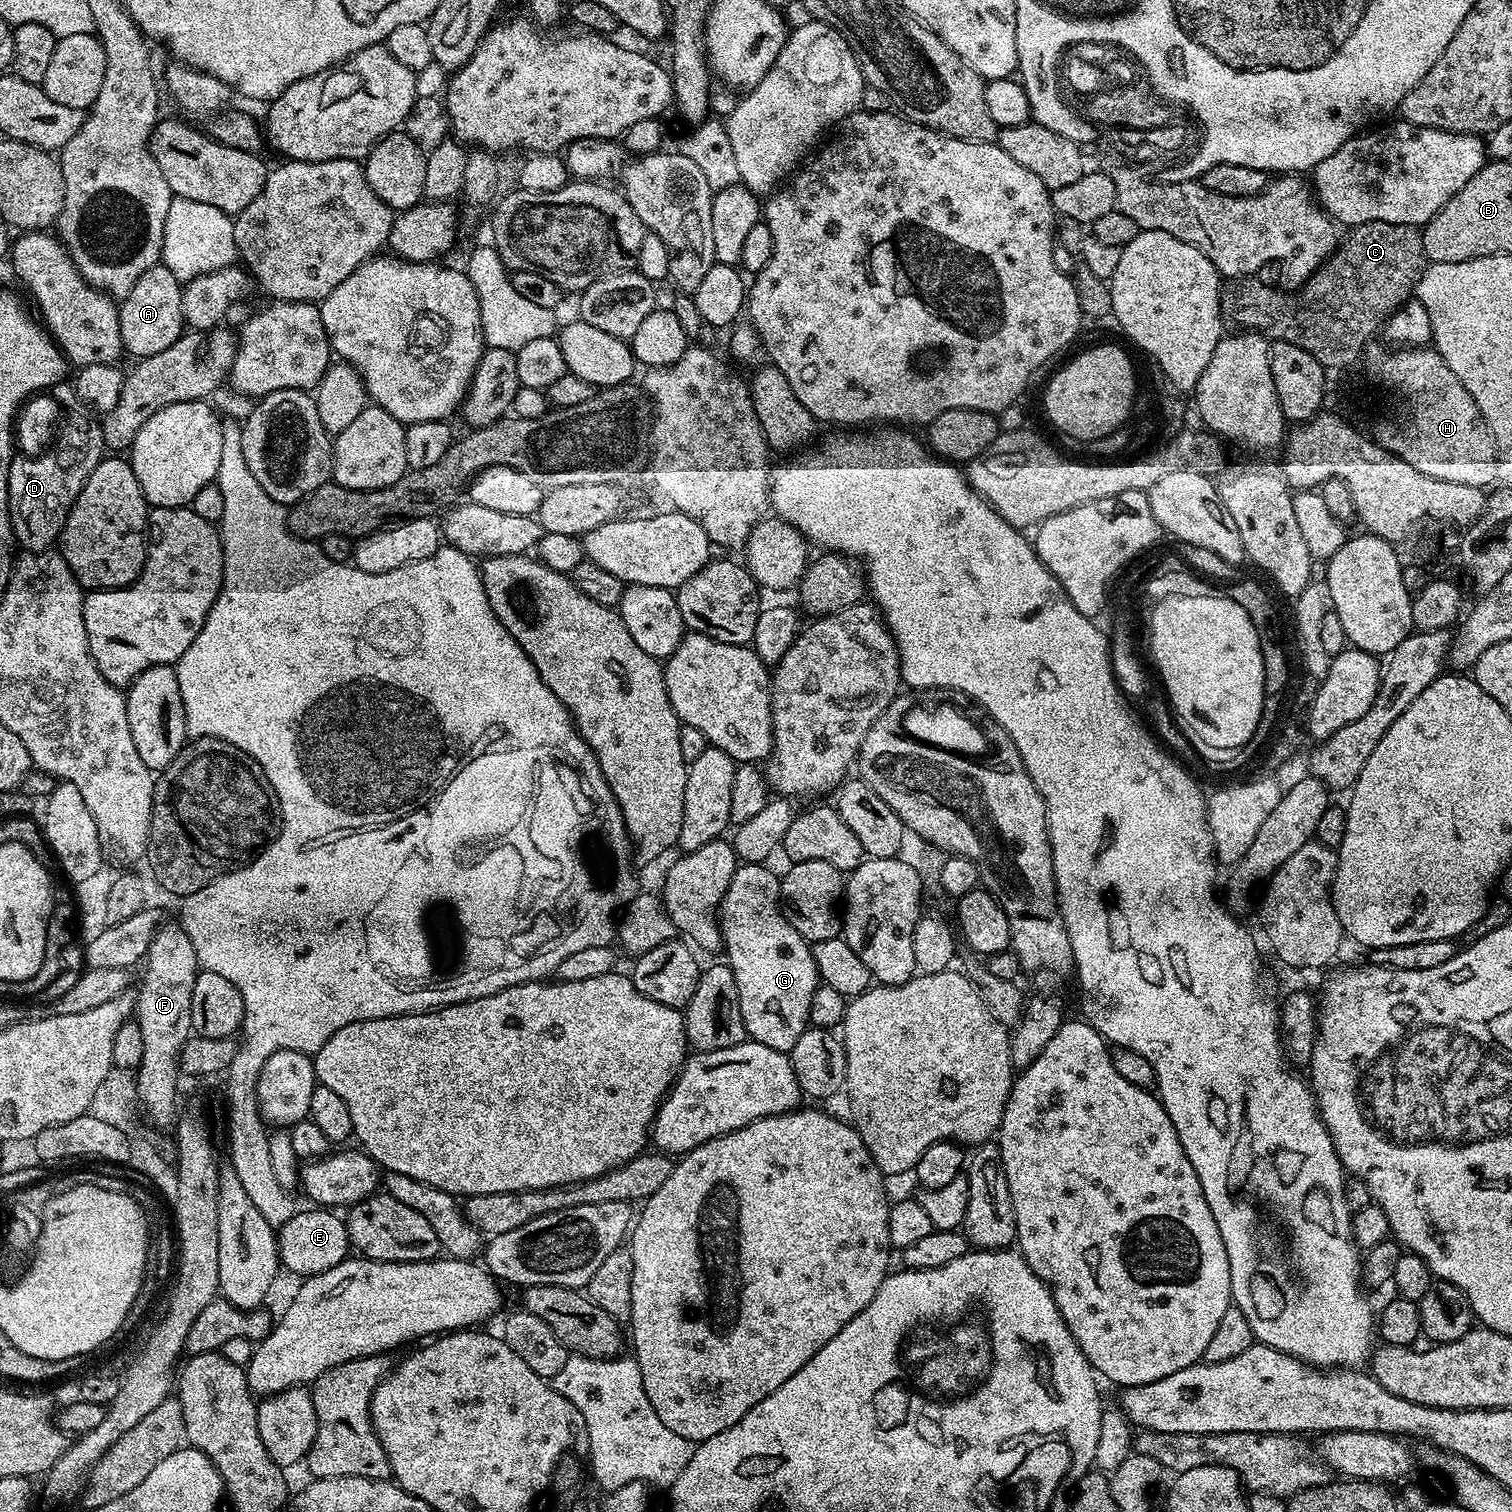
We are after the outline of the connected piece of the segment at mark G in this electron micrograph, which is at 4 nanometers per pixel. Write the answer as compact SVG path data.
M741 863L720 901L718 919L722 948L728 951L726 963L738 986L742 1022L749 1037L762 1046L788 1054L804 1029L809 1027L810 998L816 993L818 977L809 941L791 919L788 921L780 913L777 897L772 897L760 885L760 880L767 876L764 866Z

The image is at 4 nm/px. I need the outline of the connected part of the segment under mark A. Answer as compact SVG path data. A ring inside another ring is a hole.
M163 262L150 266L150 270L146 270L138 282L134 282L128 295L123 297L119 309L124 352L132 355L132 358L159 354L166 350L166 346L174 346L174 342L186 331L182 282Z

